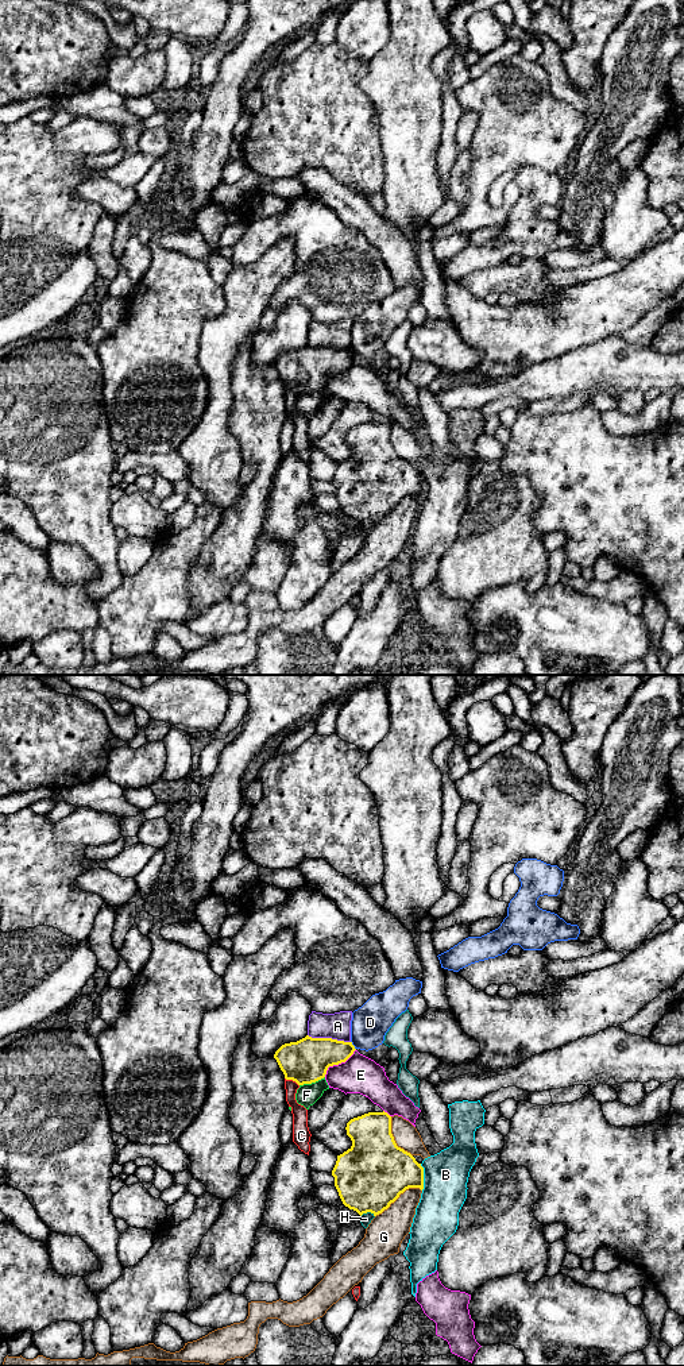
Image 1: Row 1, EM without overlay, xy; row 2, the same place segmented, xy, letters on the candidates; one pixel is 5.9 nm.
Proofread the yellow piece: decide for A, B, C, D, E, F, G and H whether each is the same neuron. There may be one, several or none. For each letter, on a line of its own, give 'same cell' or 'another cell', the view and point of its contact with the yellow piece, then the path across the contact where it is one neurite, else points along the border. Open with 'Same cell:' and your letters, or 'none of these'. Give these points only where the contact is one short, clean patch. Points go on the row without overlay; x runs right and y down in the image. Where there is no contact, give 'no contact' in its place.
Same cell: none of these
A: another cell; meets yellow in xy at (329, 347)
B: another cell; meets yellow in xy at (422, 486); border along xy (420, 473), (422, 477), (422, 498)
C: another cell; meets yellow in xy at (292, 388)
D: another cell; meets yellow in xy at (352, 354); border along xy (351, 350), (355, 358)
E: another cell; meets yellow in xy at (337, 373)
F: another cell; meets yellow in xy at (312, 390)
G: another cell; meets yellow in xy at (398, 505)
H: another cell; meets yellow in xy at (367, 520)

